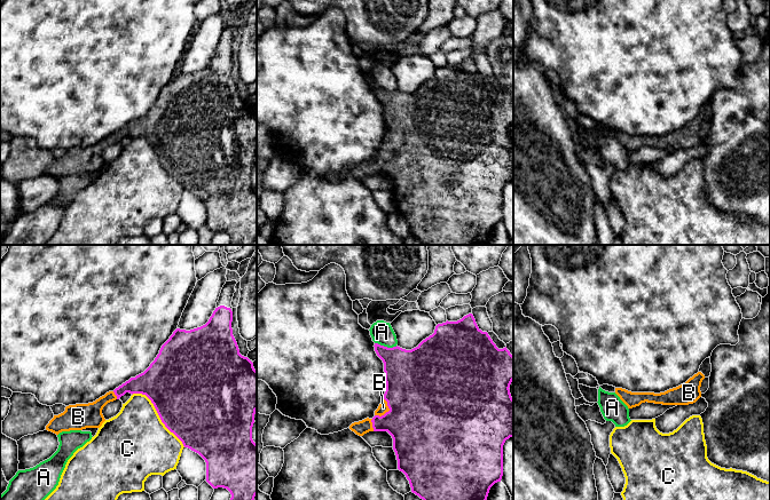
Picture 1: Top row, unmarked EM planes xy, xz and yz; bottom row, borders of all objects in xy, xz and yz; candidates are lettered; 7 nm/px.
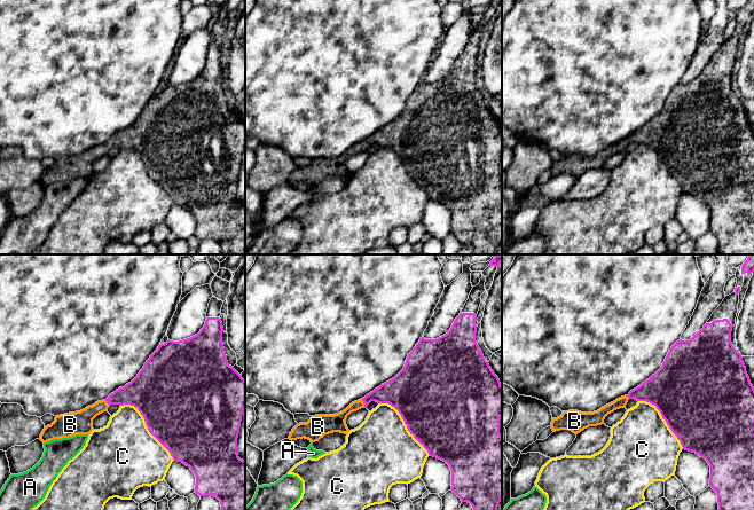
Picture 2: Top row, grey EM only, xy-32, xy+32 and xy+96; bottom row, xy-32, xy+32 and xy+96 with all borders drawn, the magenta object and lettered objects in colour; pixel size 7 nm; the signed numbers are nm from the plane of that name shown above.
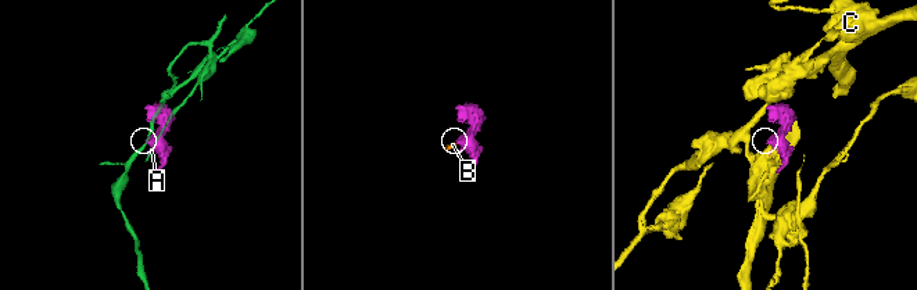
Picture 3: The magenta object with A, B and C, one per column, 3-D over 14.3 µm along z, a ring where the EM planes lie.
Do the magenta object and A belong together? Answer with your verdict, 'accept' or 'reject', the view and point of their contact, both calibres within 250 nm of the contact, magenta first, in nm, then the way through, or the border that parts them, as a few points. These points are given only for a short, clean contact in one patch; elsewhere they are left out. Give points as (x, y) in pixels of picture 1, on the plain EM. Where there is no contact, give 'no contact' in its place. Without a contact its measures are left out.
reject; meets magenta in xz at (386, 90); 360 nm thick on the magenta side, 160 nm on the other; border along xz (375, 86), (387, 90), (397, 89)

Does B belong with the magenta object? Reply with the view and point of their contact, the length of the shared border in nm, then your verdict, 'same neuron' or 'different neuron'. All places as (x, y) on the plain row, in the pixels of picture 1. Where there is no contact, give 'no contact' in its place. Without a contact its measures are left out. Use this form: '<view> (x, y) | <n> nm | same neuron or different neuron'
xz (389, 155) | 140 nm | same neuron

